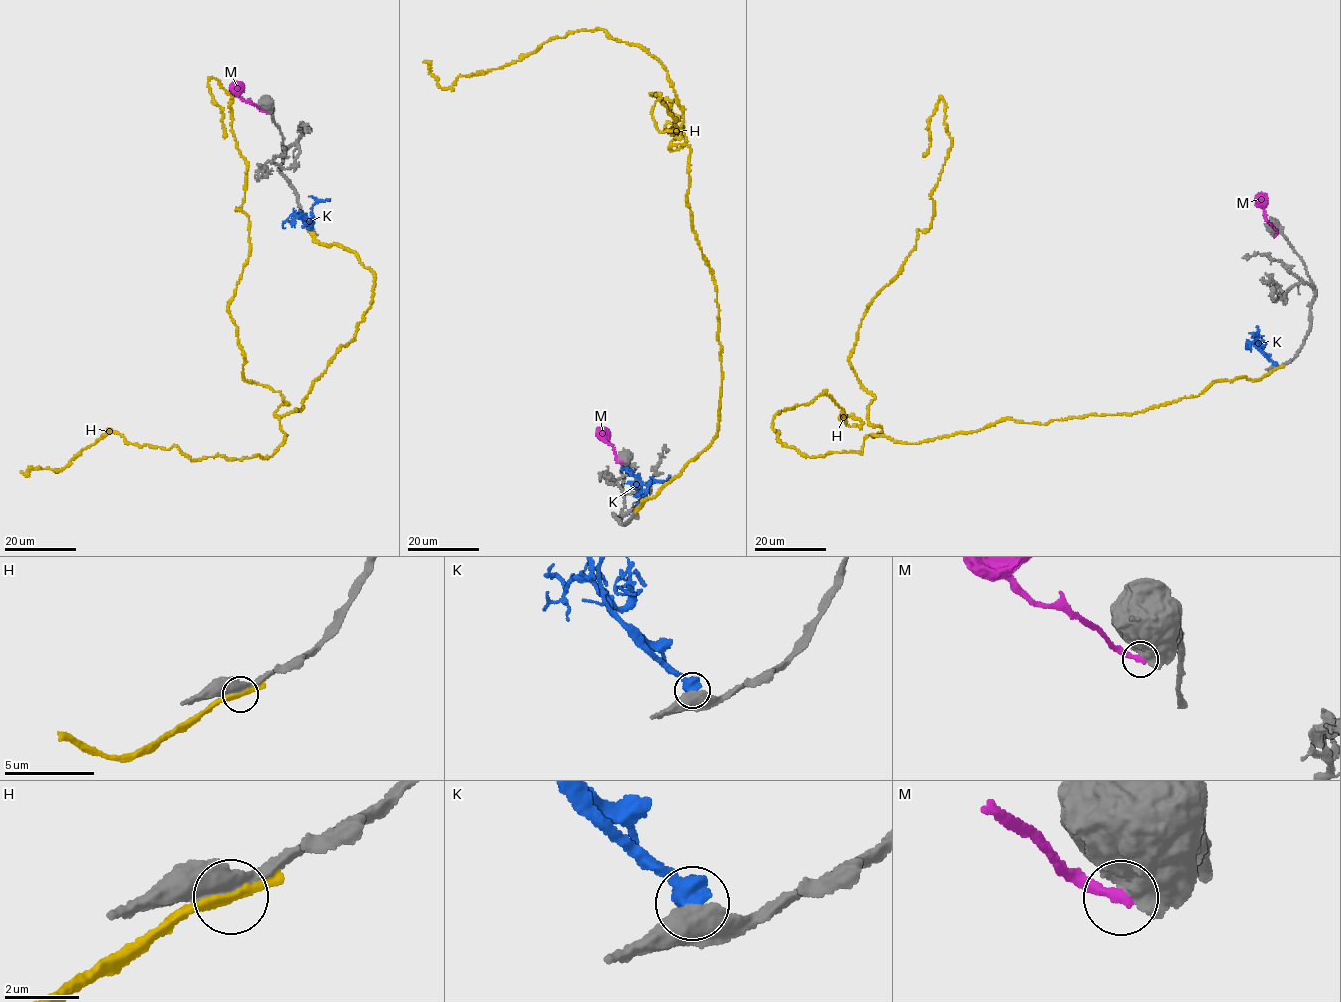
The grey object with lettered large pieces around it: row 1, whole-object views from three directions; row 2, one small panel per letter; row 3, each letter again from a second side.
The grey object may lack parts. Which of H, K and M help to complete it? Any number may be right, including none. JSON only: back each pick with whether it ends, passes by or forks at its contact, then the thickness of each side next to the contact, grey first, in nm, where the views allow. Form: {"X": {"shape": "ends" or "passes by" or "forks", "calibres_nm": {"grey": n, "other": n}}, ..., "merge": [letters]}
{"K": {"shape": "ends", "calibres_nm": {"grey": 500, "other": 650}}, "merge": ["K"]}

